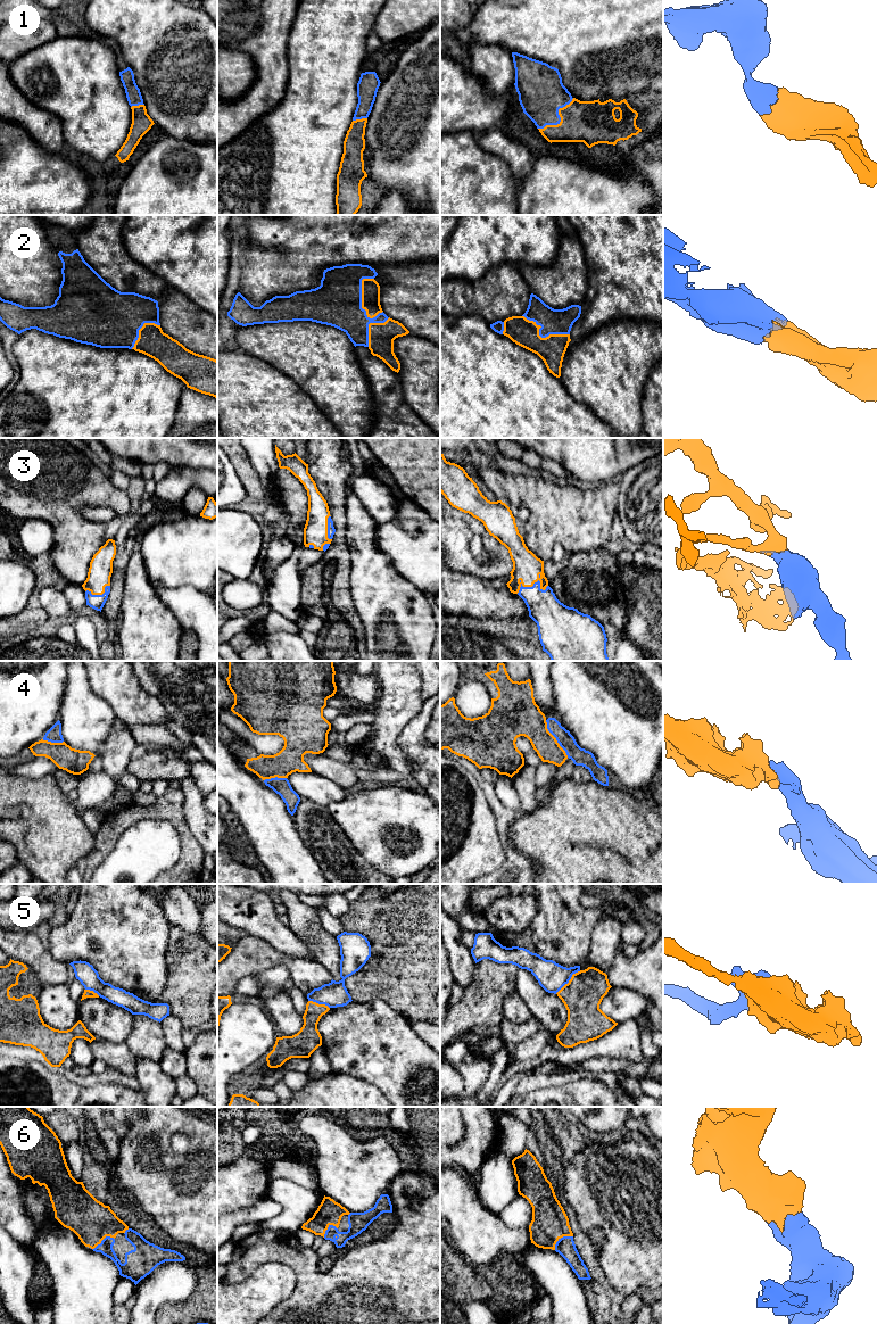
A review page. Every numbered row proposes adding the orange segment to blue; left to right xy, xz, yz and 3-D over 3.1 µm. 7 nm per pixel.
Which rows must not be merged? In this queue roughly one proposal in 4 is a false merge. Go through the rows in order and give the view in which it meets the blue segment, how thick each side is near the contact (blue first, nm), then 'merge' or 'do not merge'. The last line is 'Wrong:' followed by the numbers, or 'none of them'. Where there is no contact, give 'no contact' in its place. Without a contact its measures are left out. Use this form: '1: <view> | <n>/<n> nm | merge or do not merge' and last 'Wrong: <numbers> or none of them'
1: yz | 320/300 nm | merge
2: xz | 340/130 nm | merge
3: yz | 240/200 nm | merge
4: yz | 120/240 nm | merge
5: yz | 200/280 nm | do not merge
6: xy | 110/300 nm | merge
Wrong: 5

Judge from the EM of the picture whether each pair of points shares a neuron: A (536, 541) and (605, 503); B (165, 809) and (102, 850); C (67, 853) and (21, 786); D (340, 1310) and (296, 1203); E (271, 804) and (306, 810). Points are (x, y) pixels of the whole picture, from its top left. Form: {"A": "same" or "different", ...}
{"A": "same", "B": "same", "C": "same", "D": "different", "E": "different"}

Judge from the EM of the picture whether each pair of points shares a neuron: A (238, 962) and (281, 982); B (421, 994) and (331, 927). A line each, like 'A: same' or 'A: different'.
A: different
B: different

